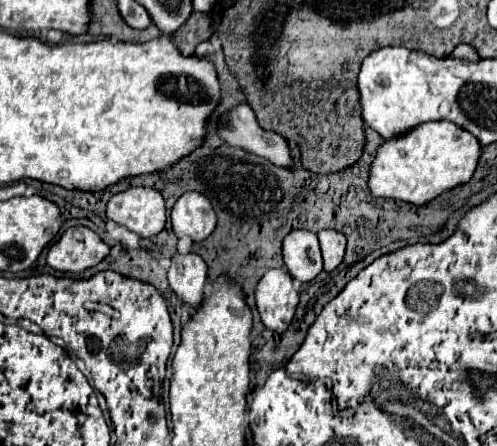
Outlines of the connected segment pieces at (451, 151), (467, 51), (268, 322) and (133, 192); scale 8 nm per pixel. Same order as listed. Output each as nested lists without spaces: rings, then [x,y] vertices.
[[[427,121],[407,133],[385,139],[369,165],[367,185],[373,197],[391,197],[423,205],[447,189],[465,183],[481,155],[479,141],[449,121]]]
[[[457,45],[455,49],[453,49],[453,53],[451,53],[453,57],[457,57],[457,59],[467,59],[467,61],[479,61],[479,55],[477,55],[477,51],[471,47],[471,45]]]
[[[285,267],[269,269],[259,281],[255,297],[265,327],[283,333],[293,321],[299,303],[299,295],[293,289],[293,277],[289,271]]]
[[[129,187],[109,199],[107,217],[141,237],[153,237],[165,227],[167,211],[159,191],[151,187]]]

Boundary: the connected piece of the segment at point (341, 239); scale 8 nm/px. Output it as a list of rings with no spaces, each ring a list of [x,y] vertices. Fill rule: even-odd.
[[[323,229],[317,233],[319,241],[321,241],[321,253],[323,253],[323,263],[327,271],[333,271],[345,253],[345,235],[341,231],[335,229]]]

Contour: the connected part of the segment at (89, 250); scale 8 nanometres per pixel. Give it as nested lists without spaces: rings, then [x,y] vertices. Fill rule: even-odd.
[[[75,225],[63,231],[63,235],[53,243],[47,253],[47,263],[57,271],[85,271],[97,265],[109,253],[97,233],[85,225]]]

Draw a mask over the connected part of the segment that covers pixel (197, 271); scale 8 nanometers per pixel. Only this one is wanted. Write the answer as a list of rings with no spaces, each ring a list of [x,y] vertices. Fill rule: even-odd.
[[[175,253],[171,257],[167,279],[181,301],[197,307],[205,295],[207,265],[197,253]]]

